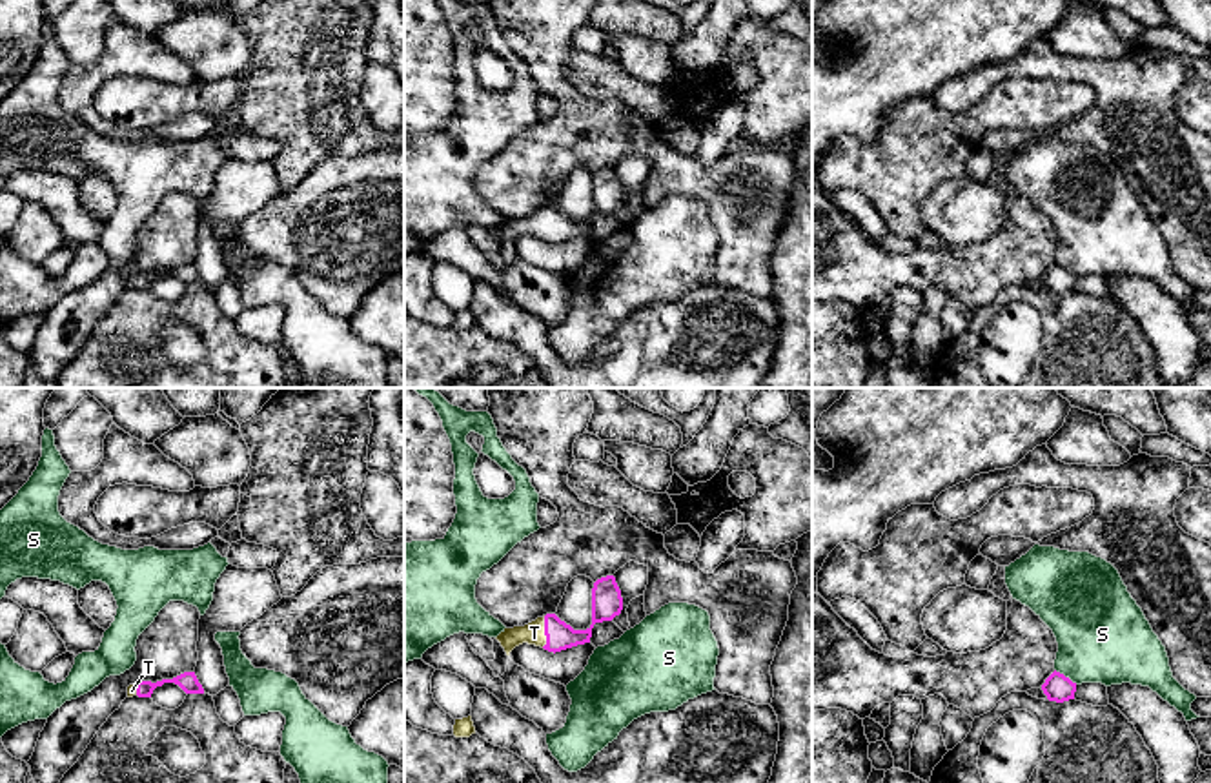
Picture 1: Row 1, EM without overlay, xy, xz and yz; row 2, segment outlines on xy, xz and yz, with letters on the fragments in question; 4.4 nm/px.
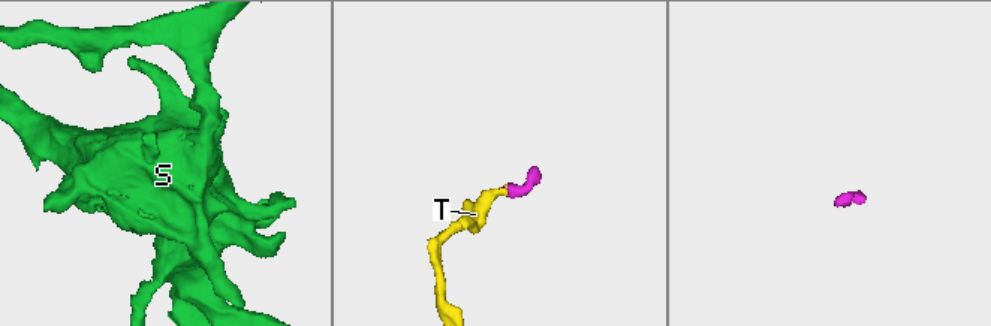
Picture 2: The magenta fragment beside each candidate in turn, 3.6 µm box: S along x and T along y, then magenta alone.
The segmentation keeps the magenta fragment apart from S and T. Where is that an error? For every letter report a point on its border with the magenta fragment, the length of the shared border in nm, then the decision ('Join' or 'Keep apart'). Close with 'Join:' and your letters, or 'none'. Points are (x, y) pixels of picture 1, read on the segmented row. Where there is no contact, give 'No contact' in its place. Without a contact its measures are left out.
S: Touches magenta at yz (1064, 676). Shared border 120 nm. Keep apart
T: Touches magenta at xz (545, 632). Shared border 140 nm. Join
Join: T

